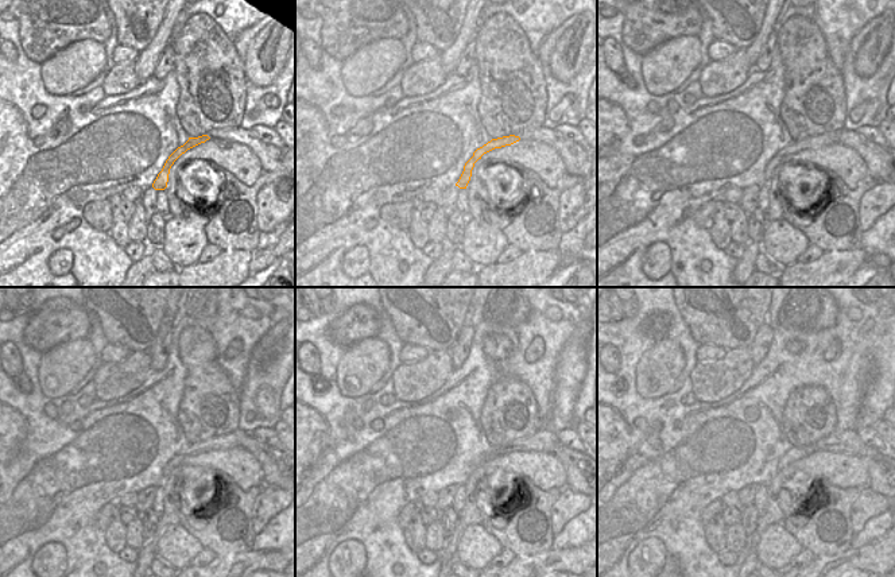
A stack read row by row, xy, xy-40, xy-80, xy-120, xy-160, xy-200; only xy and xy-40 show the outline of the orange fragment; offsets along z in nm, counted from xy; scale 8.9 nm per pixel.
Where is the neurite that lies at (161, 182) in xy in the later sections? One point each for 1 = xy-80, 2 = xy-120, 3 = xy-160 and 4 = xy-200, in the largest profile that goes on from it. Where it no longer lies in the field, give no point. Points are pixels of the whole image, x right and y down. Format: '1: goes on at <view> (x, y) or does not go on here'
1: goes on at xy-80 (810, 142)
2: goes on at xy-120 (232, 440)
3: goes on at xy-160 (543, 440)
4: goes on at xy-200 (848, 441)

